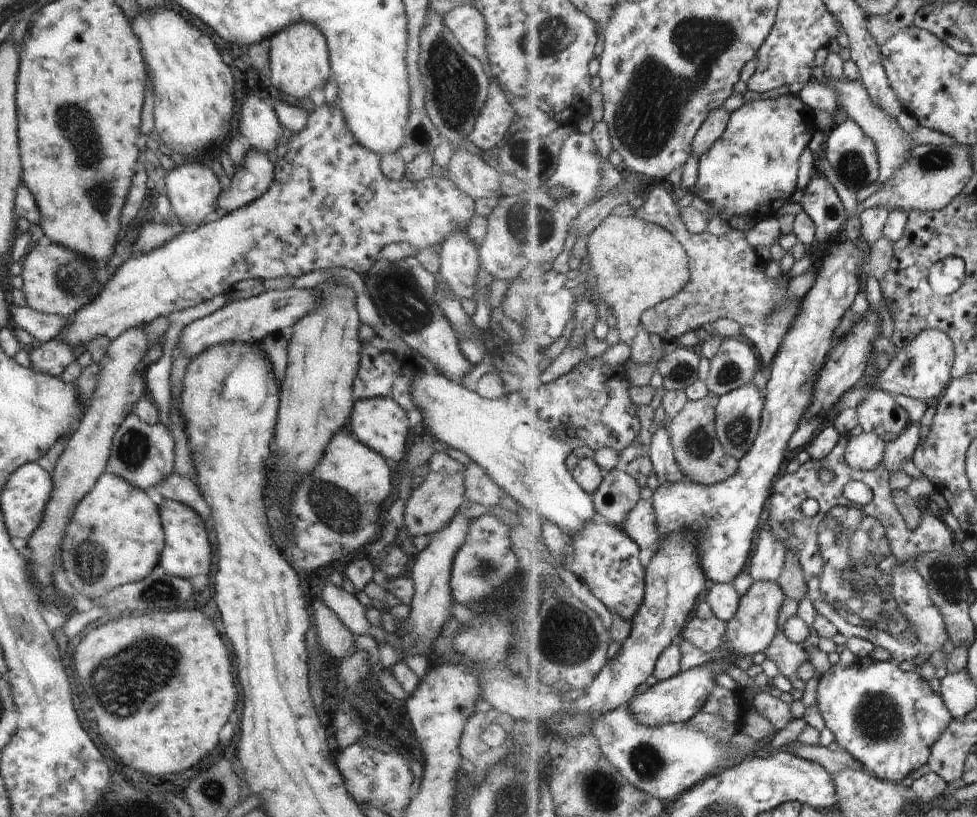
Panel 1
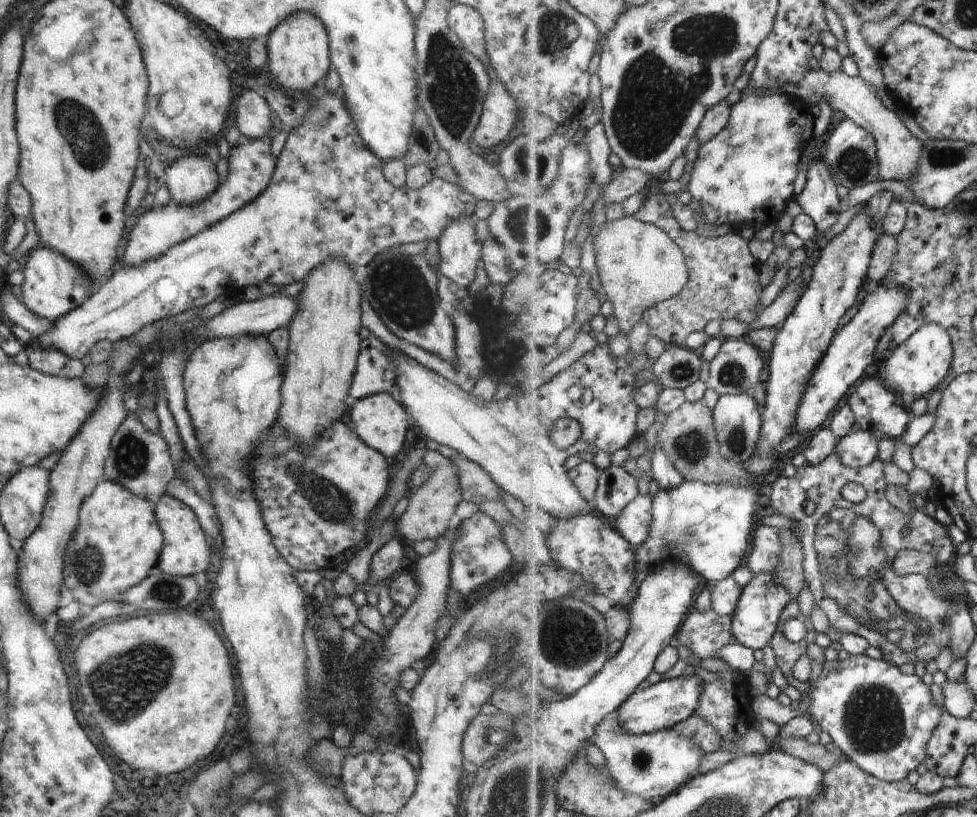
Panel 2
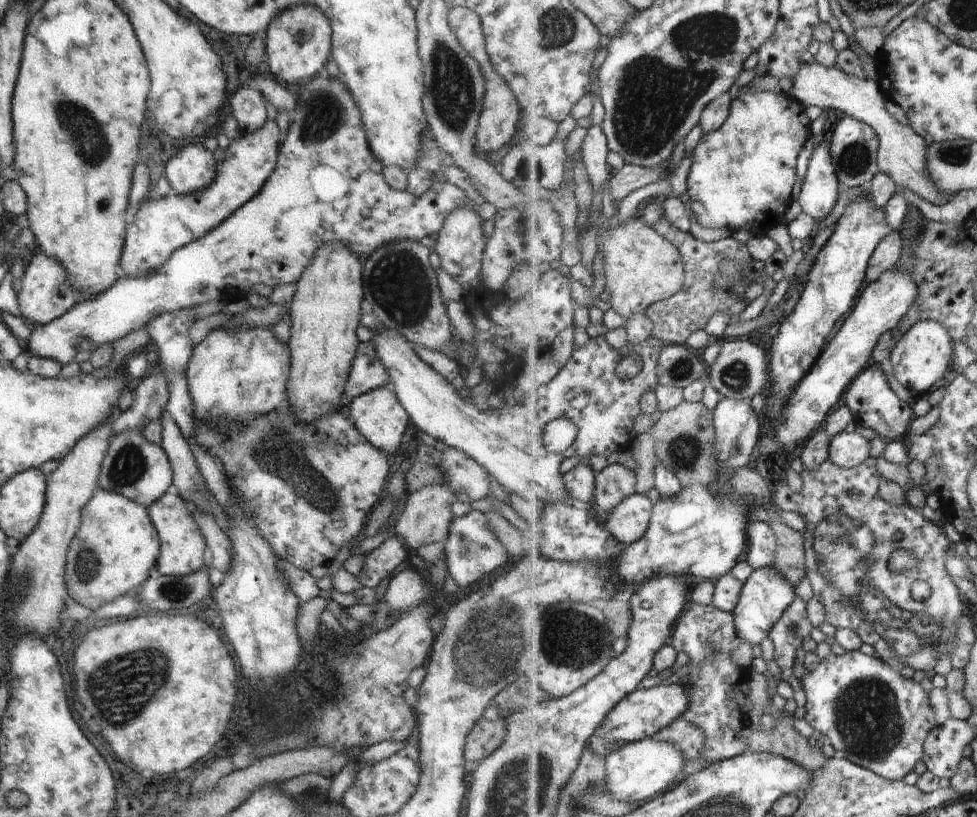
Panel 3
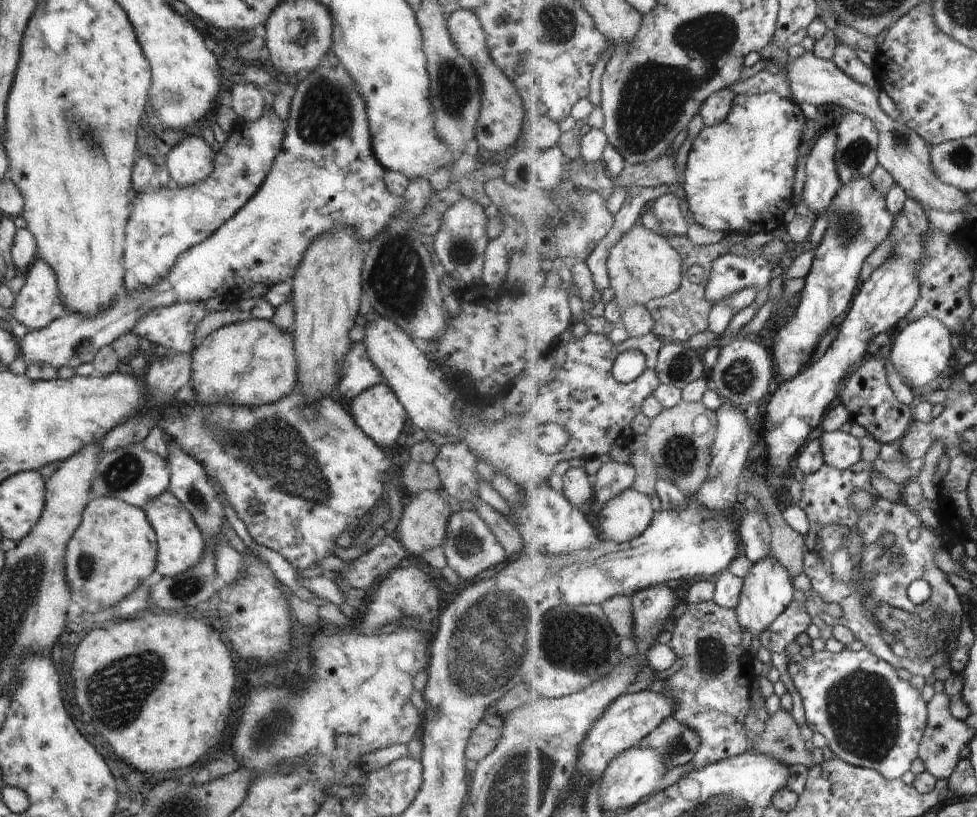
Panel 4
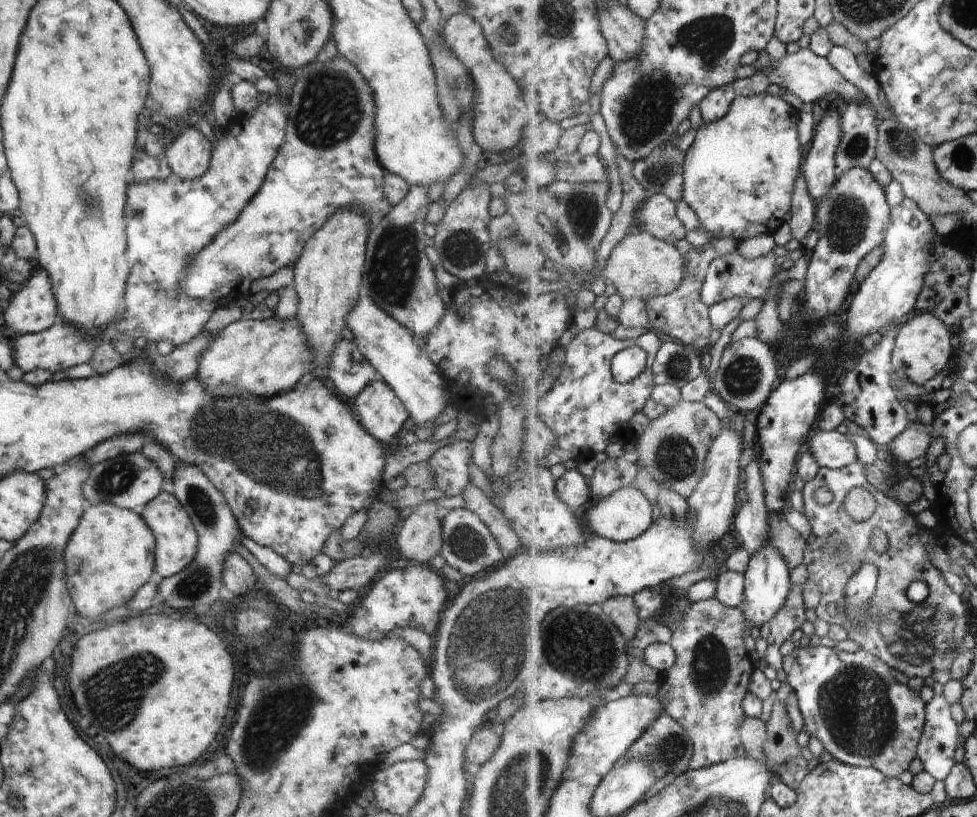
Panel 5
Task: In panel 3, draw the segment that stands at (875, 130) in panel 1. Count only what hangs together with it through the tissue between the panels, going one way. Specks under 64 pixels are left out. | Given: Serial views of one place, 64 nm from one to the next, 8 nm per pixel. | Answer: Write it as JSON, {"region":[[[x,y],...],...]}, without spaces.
{"region":[[[818,60],[807,62],[796,75],[792,95],[806,106],[816,105],[824,111],[827,108],[842,110],[847,115],[871,124],[881,136],[878,150],[880,172],[888,173],[898,185],[908,188],[920,198],[934,205],[942,206],[952,201],[956,192],[938,192],[937,184],[929,171],[929,141],[912,125],[898,120],[887,108],[886,92],[878,80],[857,78],[840,67],[829,67]]]}

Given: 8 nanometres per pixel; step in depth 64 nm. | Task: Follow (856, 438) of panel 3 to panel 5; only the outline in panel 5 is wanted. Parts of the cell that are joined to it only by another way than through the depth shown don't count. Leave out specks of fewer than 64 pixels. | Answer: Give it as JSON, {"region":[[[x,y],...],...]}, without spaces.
{"region":[[[819,430],[810,442],[810,450],[822,467],[841,469],[859,460],[855,442],[837,431]]]}

